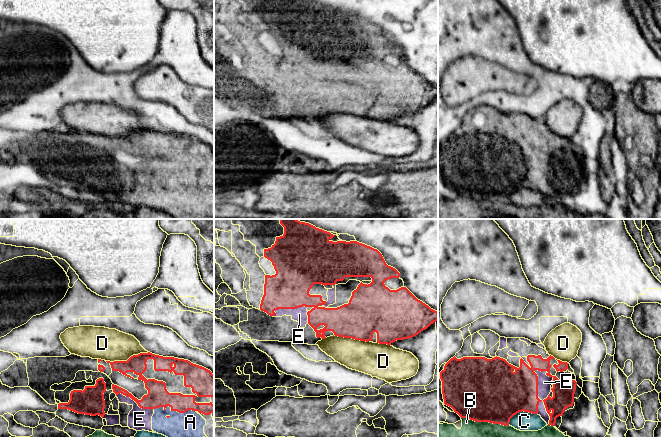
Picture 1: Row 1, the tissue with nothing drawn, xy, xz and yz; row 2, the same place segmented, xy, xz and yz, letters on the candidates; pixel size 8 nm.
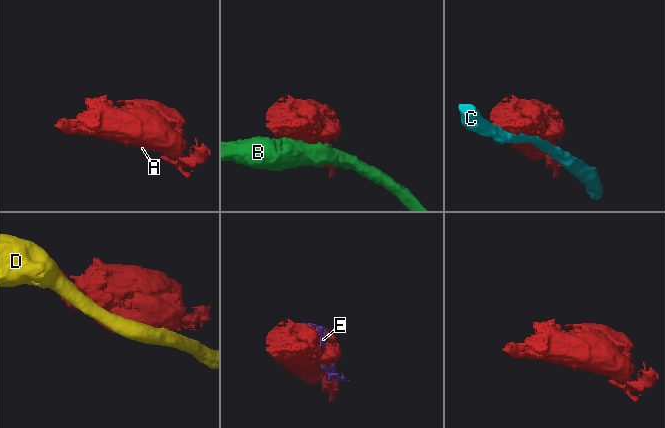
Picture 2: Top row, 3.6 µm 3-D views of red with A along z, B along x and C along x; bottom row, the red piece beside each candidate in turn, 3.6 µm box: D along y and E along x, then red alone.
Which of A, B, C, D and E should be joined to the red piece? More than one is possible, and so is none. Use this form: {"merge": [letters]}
{"merge": ["A", "E"]}

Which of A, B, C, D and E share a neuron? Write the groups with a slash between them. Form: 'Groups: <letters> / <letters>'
Groups: A E / B / C / D

